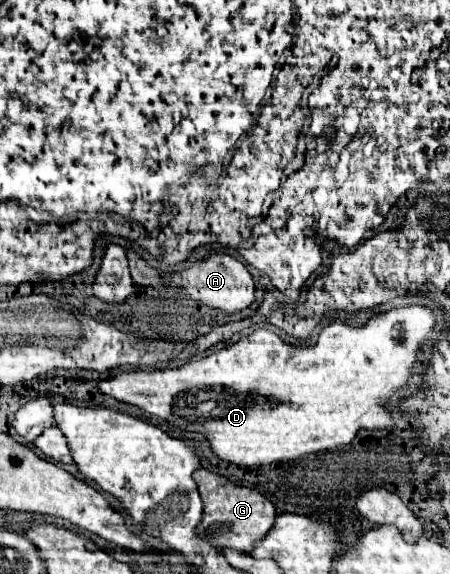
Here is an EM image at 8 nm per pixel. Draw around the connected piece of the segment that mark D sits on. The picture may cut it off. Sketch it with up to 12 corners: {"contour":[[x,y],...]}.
{"contour":[[432,310],[96,388],[238,466],[388,428]]}

